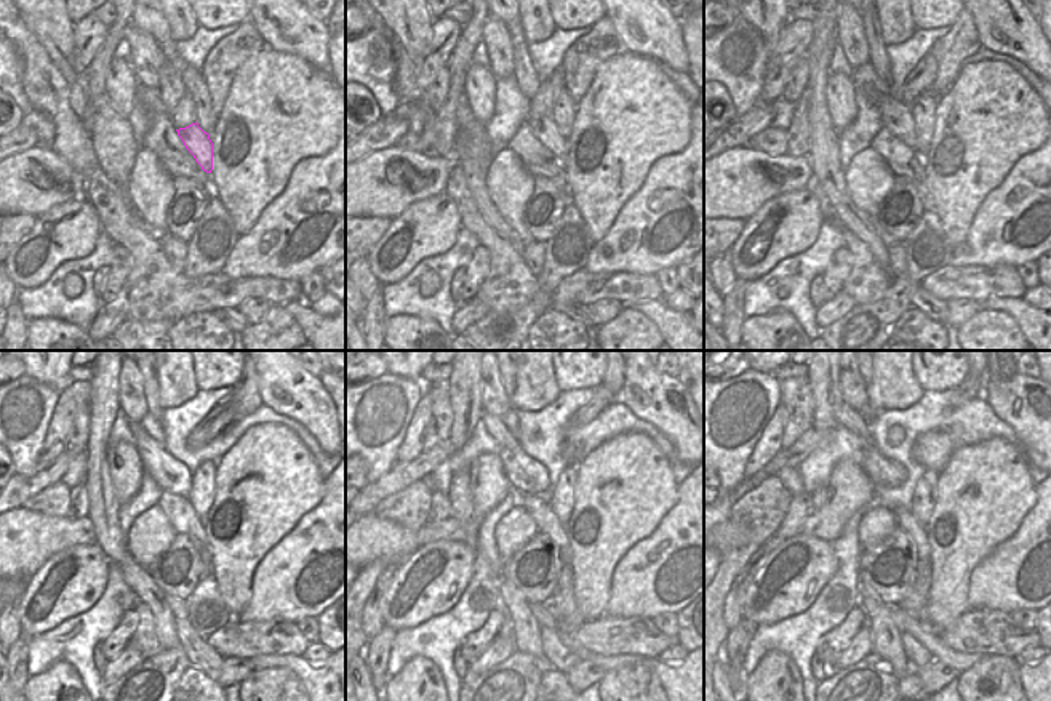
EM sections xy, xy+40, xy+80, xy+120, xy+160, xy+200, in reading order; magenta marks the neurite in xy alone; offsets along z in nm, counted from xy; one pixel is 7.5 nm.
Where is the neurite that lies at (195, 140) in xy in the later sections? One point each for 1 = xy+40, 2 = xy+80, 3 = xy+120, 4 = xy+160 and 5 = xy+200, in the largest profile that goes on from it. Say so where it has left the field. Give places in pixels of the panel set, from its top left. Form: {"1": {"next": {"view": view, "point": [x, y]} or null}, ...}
{"1": {"next": {"view": "xy+40", "point": [546, 130]}}, "2": {"next": {"view": "xy+80", "point": [896, 117]}}, "3": {"next": {"view": "xy+120", "point": [170, 474]}}, "4": {"next": {"view": "xy+160", "point": [525, 474]}}, "5": {"next": {"view": "xy+200", "point": [883, 472]}}}

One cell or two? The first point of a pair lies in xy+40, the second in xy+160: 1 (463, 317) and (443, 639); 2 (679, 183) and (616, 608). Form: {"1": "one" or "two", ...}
{"1": "two", "2": "one"}

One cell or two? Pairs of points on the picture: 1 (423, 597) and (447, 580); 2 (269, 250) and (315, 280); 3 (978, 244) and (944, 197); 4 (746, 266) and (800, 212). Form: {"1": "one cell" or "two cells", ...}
{"1": "one cell", "2": "two cells", "3": "two cells", "4": "one cell"}

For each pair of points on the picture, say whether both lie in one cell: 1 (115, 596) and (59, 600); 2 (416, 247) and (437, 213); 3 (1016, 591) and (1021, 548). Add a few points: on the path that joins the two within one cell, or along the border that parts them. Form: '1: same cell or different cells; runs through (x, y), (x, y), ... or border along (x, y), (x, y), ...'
1: different cells; border along (111, 562), (103, 594), (88, 608), (69, 618)
2: same cell; runs through (416, 239), (432, 221)
3: same cell; runs through (1015, 580), (1021, 559)

